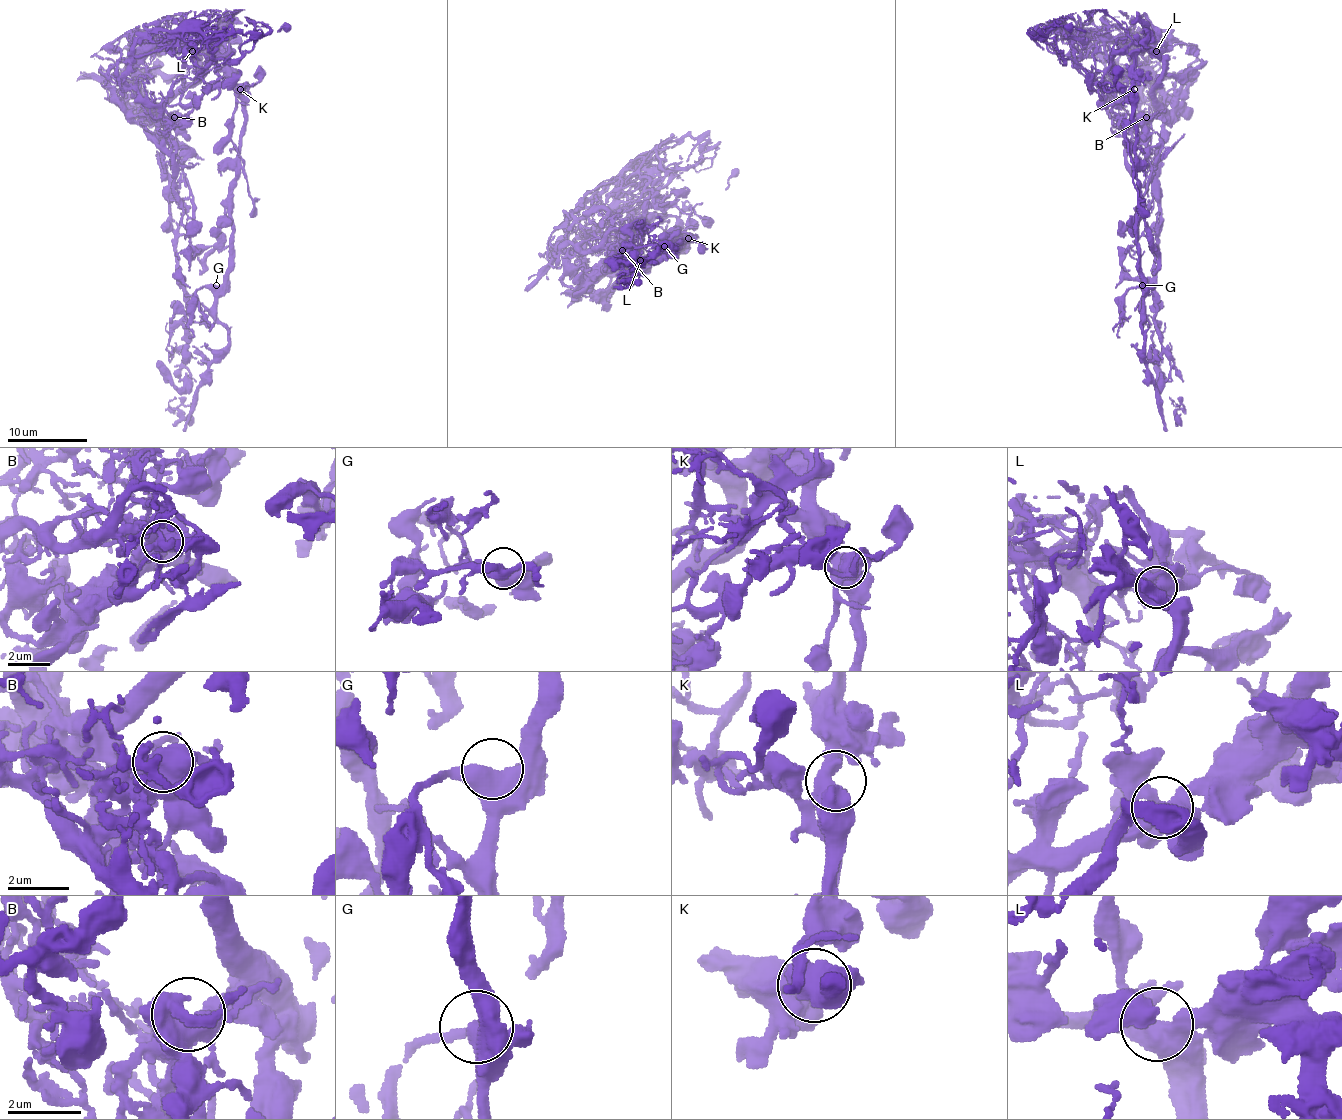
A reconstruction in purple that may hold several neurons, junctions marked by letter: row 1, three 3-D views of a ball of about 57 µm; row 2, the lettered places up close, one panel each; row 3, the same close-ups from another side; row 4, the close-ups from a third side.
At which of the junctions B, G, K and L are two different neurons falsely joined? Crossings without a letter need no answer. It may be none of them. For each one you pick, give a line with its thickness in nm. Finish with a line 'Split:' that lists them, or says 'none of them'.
Split: none of them

